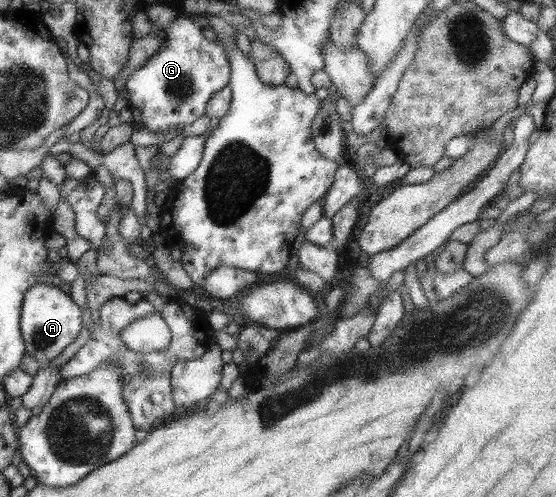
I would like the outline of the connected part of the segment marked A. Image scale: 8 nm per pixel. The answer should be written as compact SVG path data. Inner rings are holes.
M37 283L24 294L20 312L20 329L26 354L34 357L39 367L58 357L66 347L74 343L82 323L81 307L72 298L51 284Z

